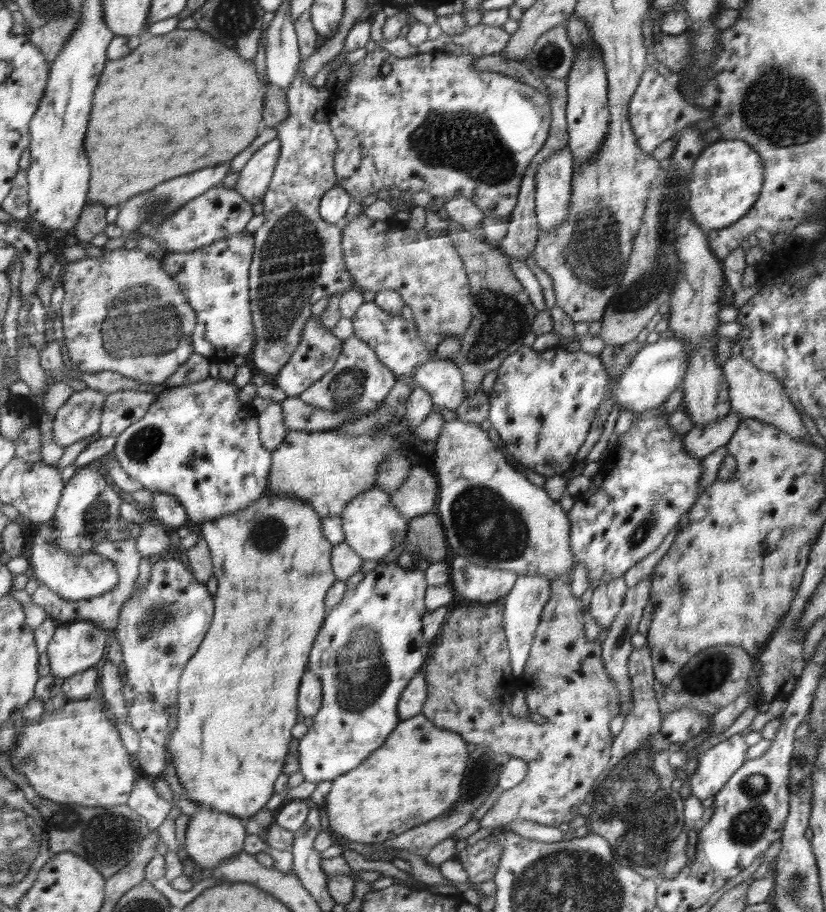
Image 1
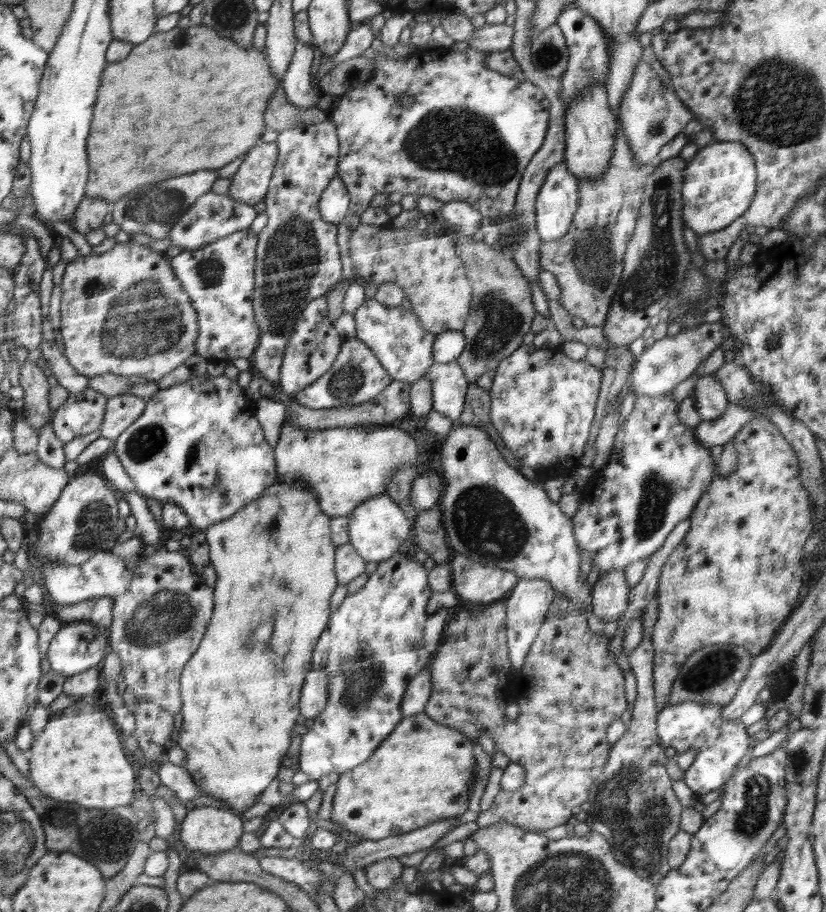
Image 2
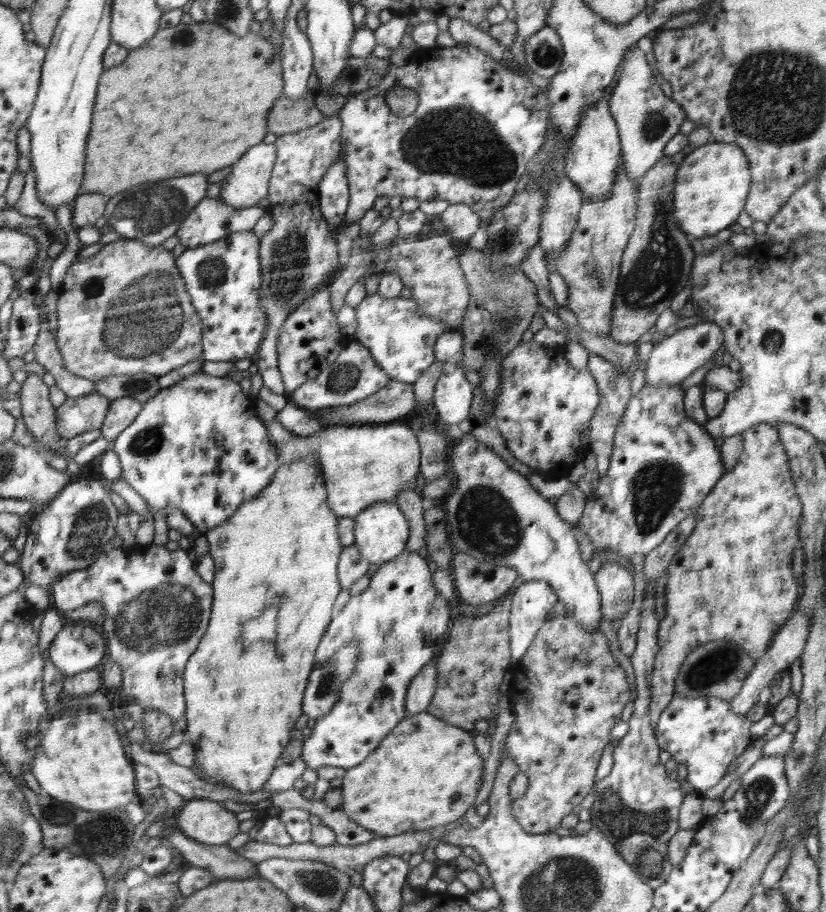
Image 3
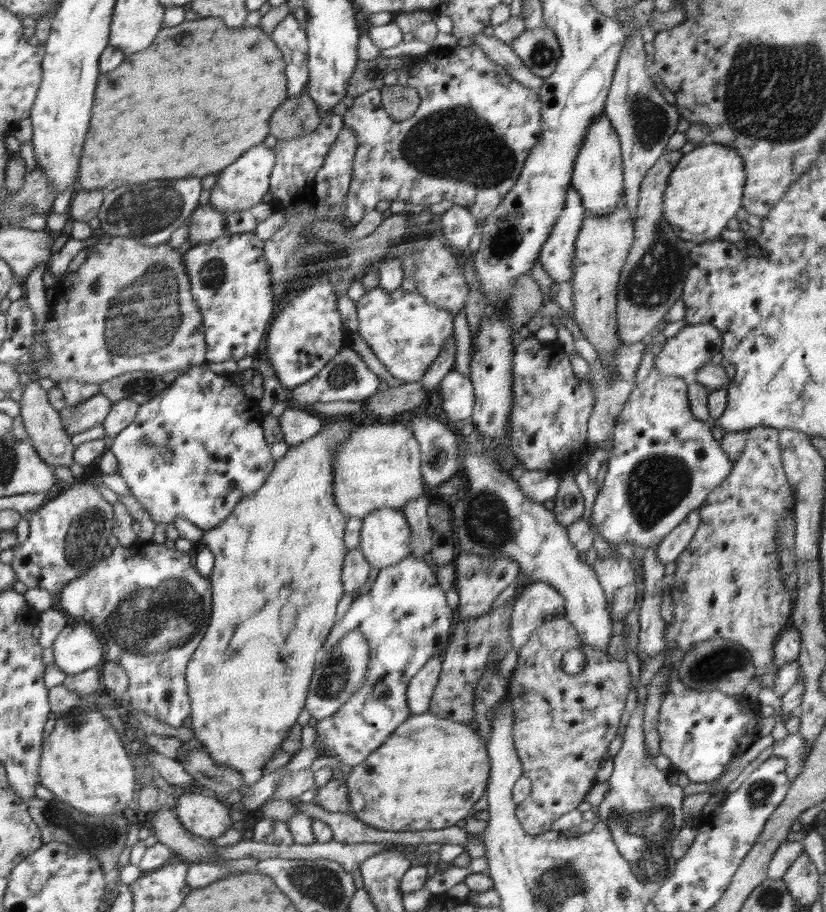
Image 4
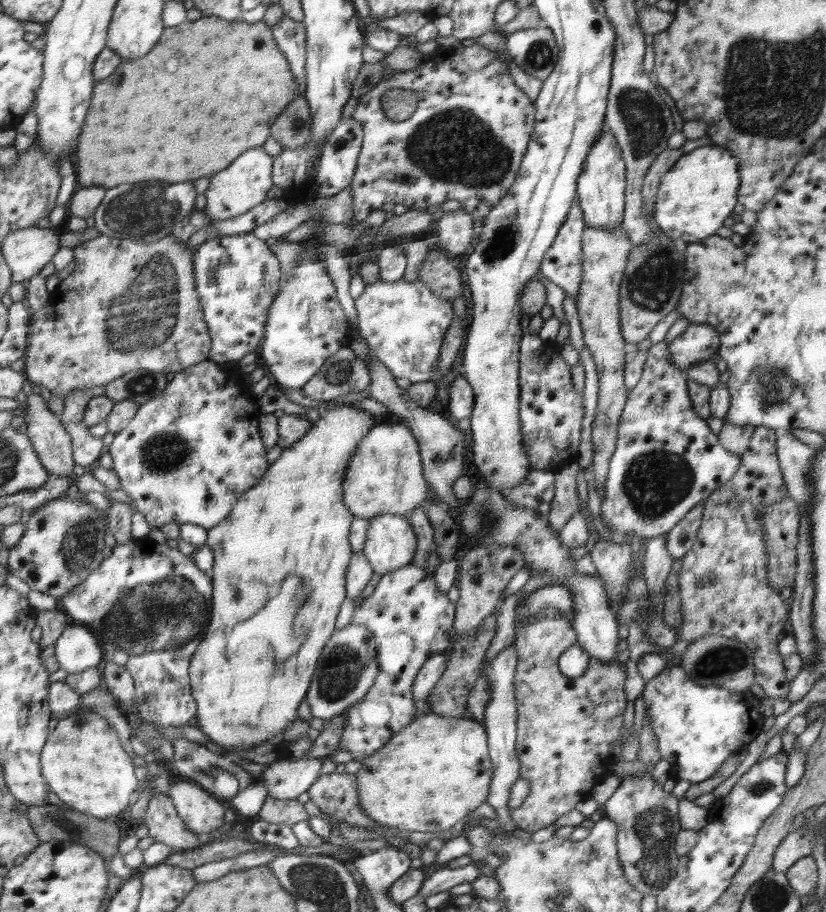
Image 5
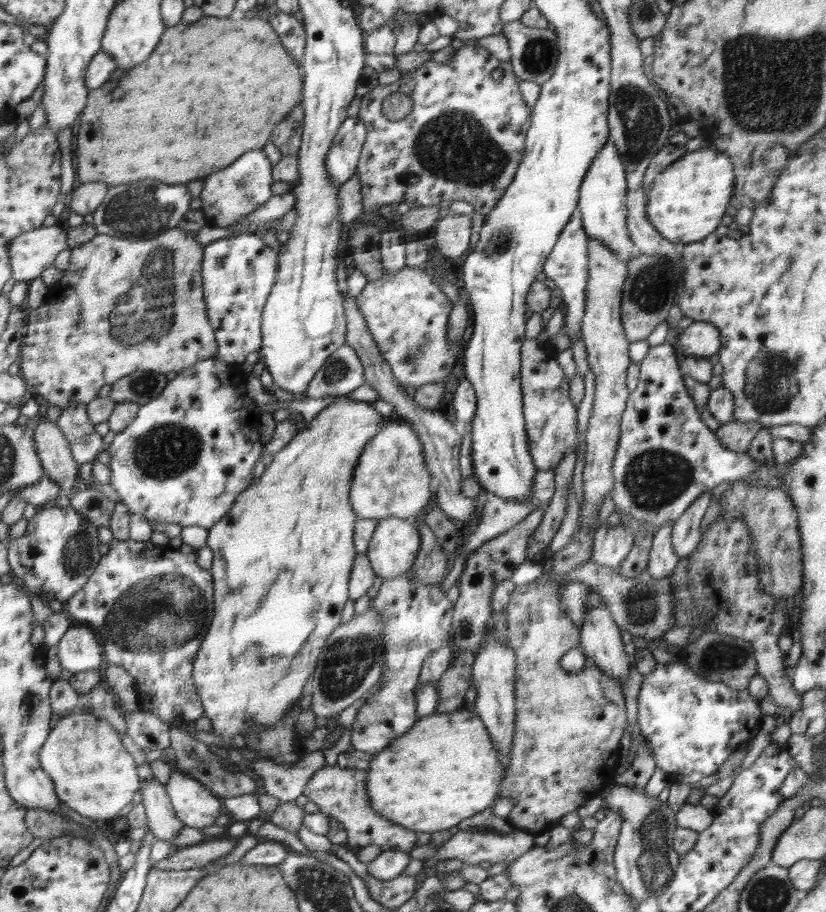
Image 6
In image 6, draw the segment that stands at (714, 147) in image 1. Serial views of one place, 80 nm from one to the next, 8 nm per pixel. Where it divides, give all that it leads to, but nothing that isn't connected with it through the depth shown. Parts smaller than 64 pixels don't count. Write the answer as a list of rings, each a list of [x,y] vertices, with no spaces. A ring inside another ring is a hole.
[[[712,146],[686,152],[655,179],[647,196],[645,213],[652,226],[674,244],[702,241],[714,233],[735,194],[736,176],[728,154]]]

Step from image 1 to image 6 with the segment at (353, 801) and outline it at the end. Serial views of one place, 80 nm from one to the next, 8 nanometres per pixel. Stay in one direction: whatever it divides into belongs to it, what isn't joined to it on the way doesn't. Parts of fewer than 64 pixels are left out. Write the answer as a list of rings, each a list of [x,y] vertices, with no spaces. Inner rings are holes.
[[[469,707],[449,713],[434,713],[418,719],[416,724],[403,736],[396,738],[376,757],[370,761],[367,772],[367,789],[369,801],[374,814],[418,832],[438,832],[448,830],[460,824],[464,818],[474,816],[488,808],[497,798],[502,764],[498,760],[496,748],[491,734],[486,732],[483,719]]]

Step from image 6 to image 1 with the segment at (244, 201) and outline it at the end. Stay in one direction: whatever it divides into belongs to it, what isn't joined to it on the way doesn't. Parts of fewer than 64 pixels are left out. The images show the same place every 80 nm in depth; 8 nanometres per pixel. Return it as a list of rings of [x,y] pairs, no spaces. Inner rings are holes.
[[[277,138],[258,147],[256,152],[245,162],[244,168],[239,170],[238,182],[234,188],[248,204],[260,204],[265,198],[275,166],[281,156],[281,142]]]

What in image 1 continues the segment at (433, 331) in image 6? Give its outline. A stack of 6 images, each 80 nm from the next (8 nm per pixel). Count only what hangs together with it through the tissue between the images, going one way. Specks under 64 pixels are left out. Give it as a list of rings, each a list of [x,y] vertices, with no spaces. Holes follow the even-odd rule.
[[[372,301],[359,306],[352,320],[354,336],[367,342],[368,346],[371,346],[383,361],[384,366],[394,371],[397,378],[413,377],[415,369],[432,358],[431,350],[419,337],[418,328],[415,327],[413,319],[404,319],[401,314],[391,315]]]

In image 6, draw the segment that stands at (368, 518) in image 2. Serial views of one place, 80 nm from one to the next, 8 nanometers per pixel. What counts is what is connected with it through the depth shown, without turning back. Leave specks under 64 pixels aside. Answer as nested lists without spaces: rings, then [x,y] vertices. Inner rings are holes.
[[[388,517],[377,520],[366,556],[383,579],[400,577],[412,570],[420,546],[422,539],[411,519]]]

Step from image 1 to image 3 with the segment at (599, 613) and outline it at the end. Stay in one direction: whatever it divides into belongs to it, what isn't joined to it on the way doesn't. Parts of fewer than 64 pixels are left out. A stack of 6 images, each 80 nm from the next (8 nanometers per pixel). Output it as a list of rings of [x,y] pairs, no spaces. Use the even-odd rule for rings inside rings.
[[[605,563],[595,574],[599,585],[599,594],[602,596],[602,612],[604,618],[610,620],[622,619],[630,609],[633,598],[633,576],[623,567],[623,563]],[[626,593],[627,606],[616,606],[622,594]]]

